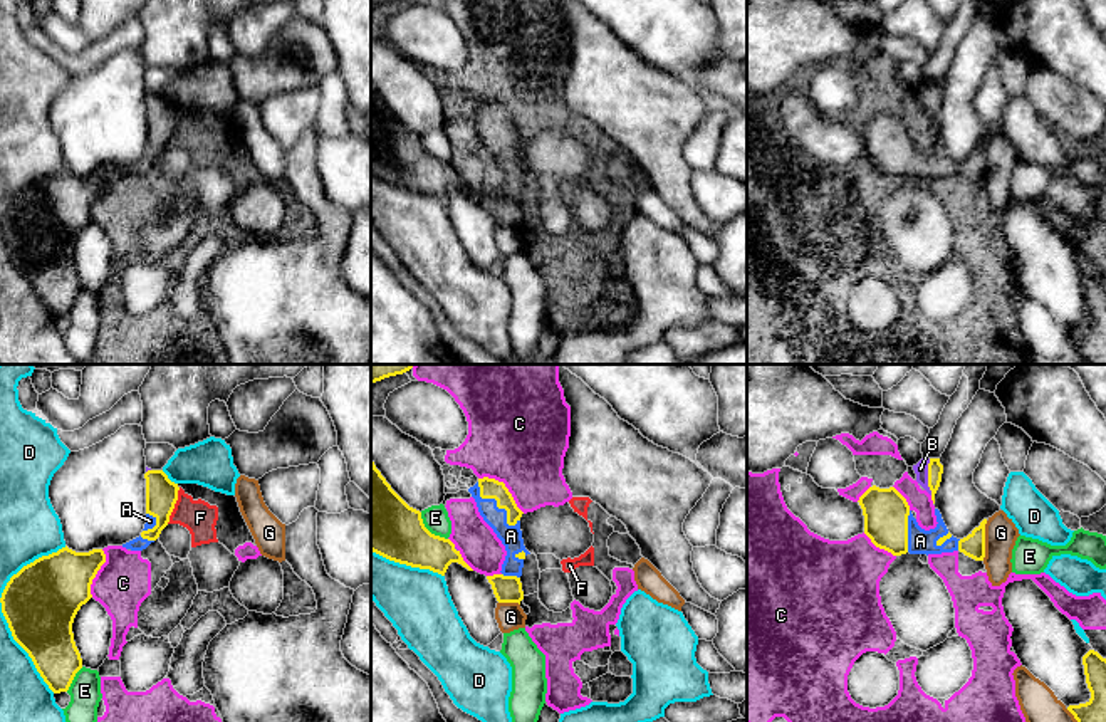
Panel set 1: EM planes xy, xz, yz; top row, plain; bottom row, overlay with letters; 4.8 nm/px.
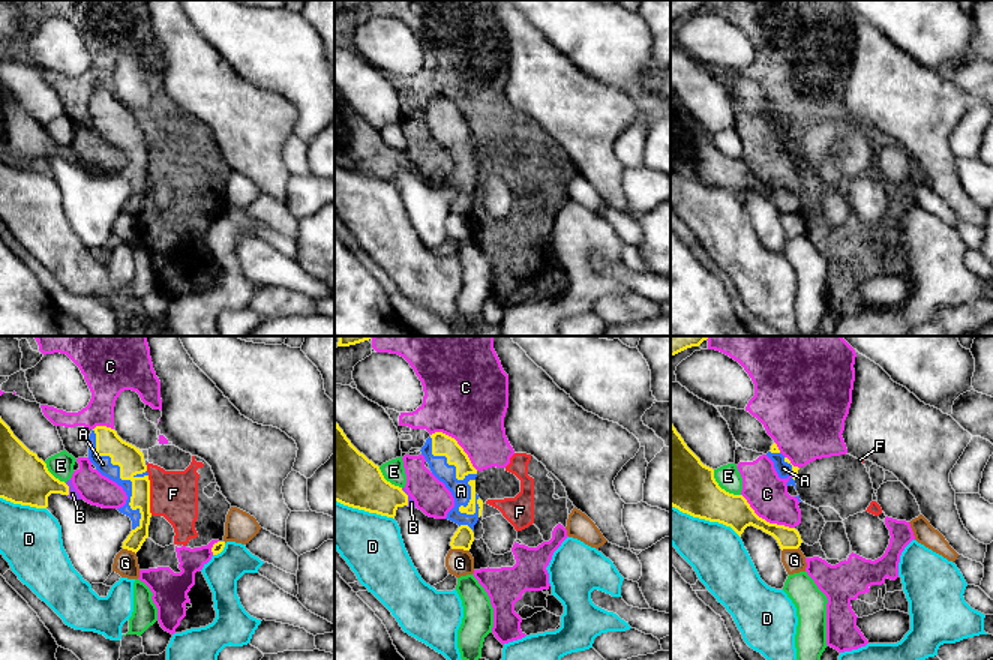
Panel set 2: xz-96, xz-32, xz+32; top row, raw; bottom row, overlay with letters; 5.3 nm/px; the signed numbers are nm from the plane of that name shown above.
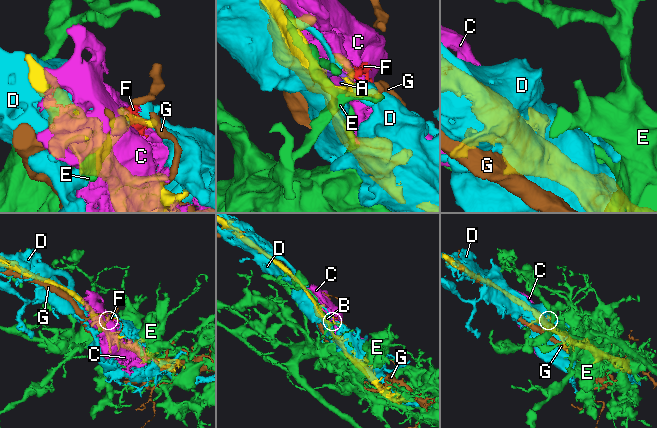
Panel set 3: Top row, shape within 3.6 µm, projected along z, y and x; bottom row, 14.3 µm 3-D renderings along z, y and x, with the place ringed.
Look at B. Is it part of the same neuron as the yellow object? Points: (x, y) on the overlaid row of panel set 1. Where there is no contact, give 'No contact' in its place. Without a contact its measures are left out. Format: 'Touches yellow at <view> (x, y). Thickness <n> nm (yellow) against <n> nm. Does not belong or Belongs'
Touches yellow at yz (928, 477). Thickness 80 nm (yellow) against 70 nm. Belongs

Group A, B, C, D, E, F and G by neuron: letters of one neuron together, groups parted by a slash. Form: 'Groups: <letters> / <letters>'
Groups: A B / C F / D / E / G

